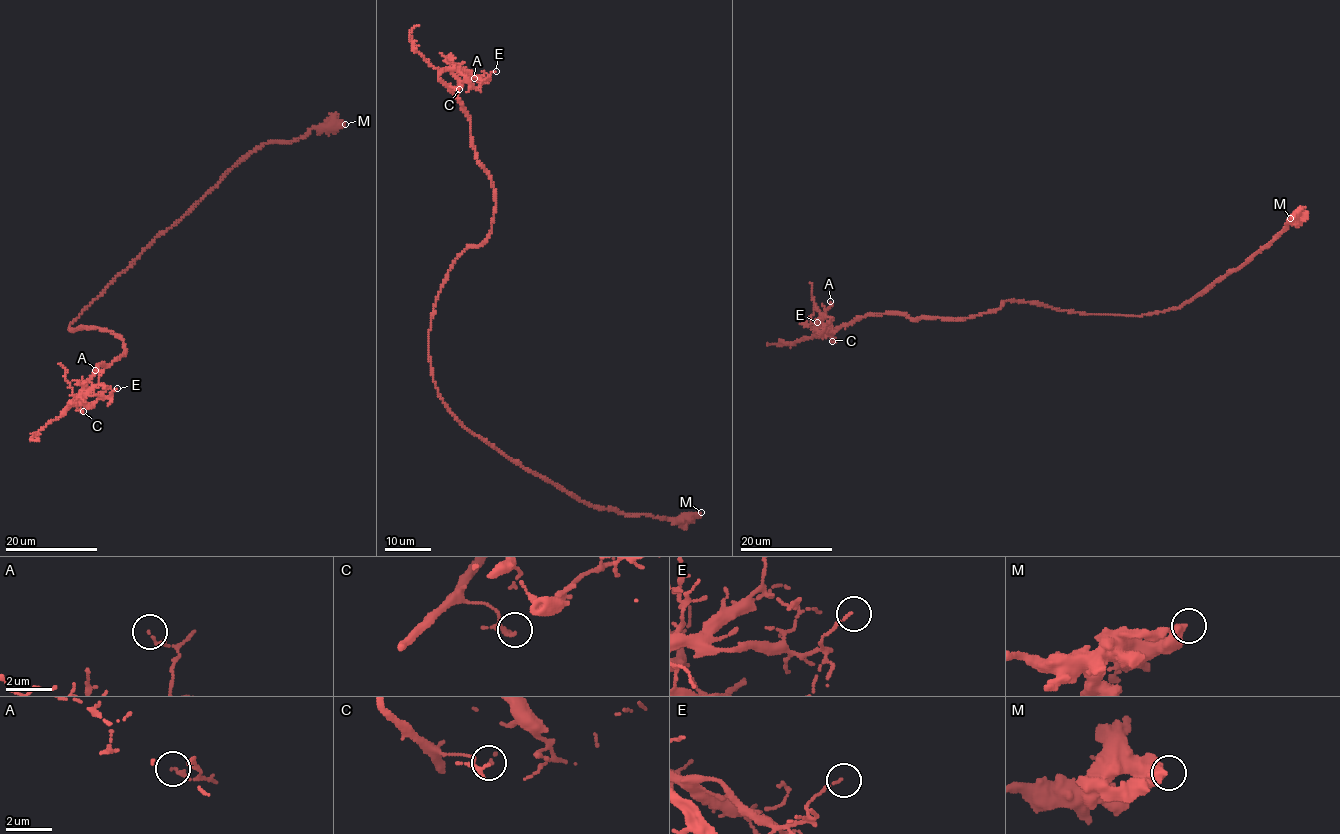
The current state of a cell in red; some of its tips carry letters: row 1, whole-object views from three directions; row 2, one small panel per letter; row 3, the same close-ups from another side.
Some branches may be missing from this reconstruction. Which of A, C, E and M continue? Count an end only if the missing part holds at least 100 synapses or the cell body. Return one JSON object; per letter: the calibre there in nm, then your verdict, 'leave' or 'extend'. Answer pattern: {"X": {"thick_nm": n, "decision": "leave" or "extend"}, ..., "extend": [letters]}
{"A": {"thick_nm": 120, "decision": "leave"}, "C": {"thick_nm": 130, "decision": "leave"}, "E": {"thick_nm": 80, "decision": "leave"}, "M": {"thick_nm": 480, "decision": "leave"}, "extend": []}

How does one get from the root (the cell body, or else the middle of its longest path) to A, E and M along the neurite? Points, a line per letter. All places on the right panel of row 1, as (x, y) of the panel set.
A: (1098, 315), (1008, 300), (966, 319), (868, 314), (821, 337), (815, 324), (830, 301)
E: (1098, 315), (1008, 300), (966, 319), (868, 314), (822, 337), (816, 322), (824, 330), (817, 322)
M: (1098, 315), (1146, 315), (1182, 307), (1257, 254), (1298, 216), (1290, 218)

